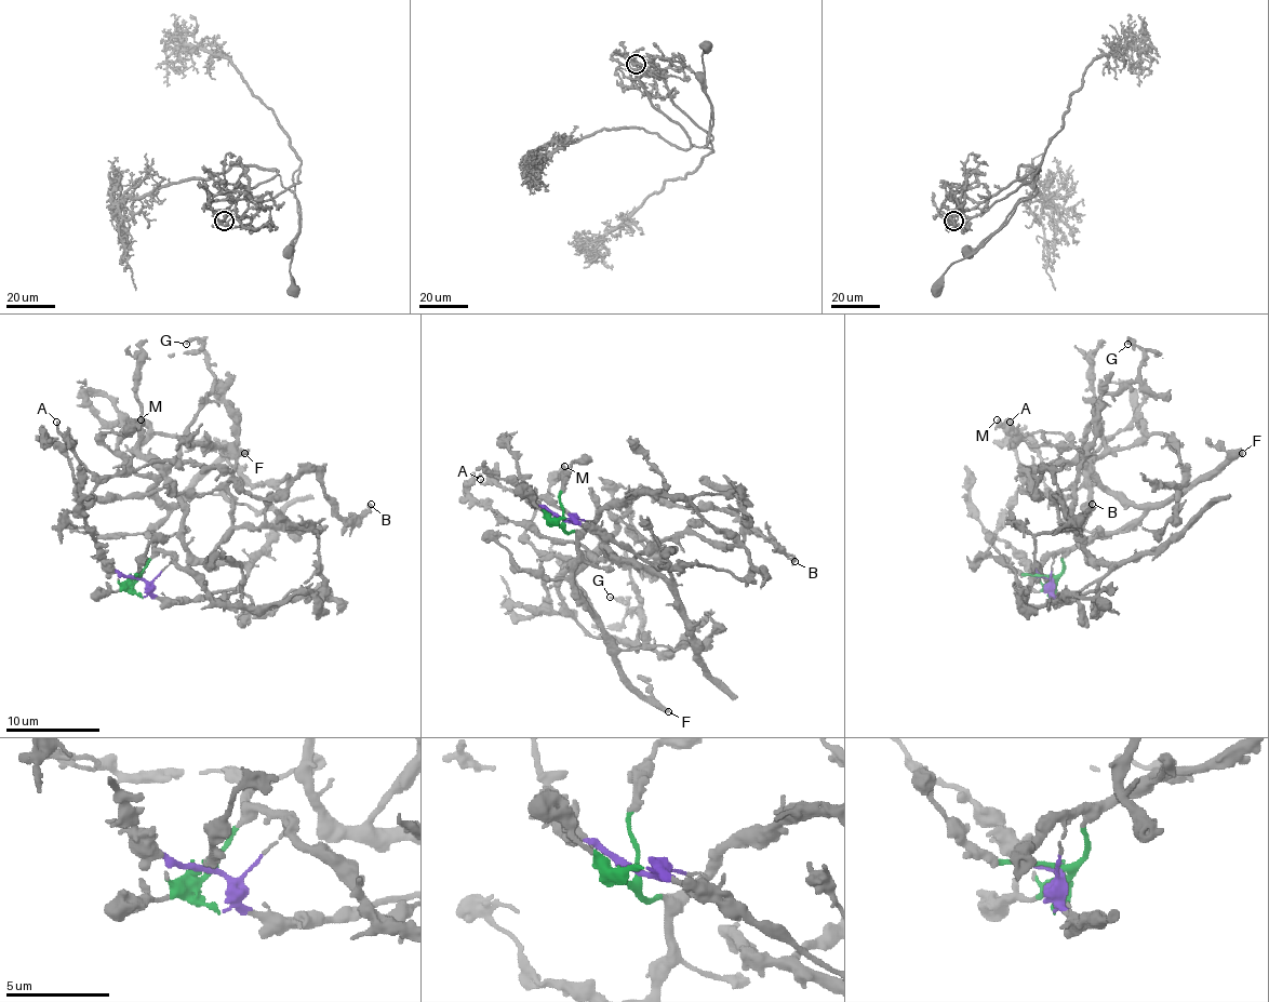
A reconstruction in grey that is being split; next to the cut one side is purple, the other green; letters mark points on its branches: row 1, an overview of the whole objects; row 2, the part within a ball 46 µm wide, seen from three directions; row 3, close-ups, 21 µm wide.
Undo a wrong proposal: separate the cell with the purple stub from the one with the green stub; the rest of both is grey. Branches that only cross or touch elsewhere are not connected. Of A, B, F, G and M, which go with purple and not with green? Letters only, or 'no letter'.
no letter

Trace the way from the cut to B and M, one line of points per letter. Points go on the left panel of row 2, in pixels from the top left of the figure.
B: (139, 576), (168, 510), (151, 488), (174, 464), (219, 468), (258, 496), (308, 471), (343, 518), (371, 504)
M: (139, 576), (154, 558), (148, 534), (168, 510), (151, 492), (156, 480), (102, 436), (142, 419)

